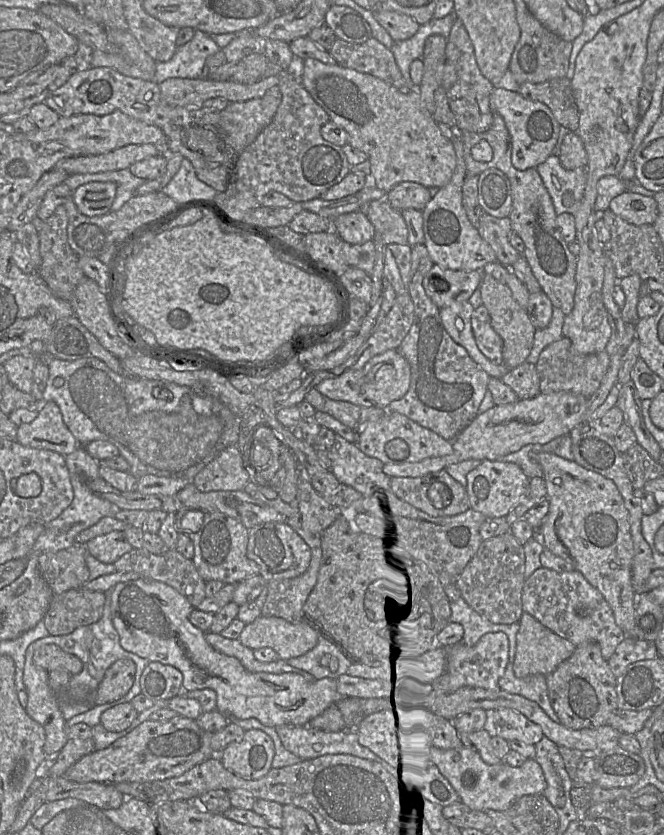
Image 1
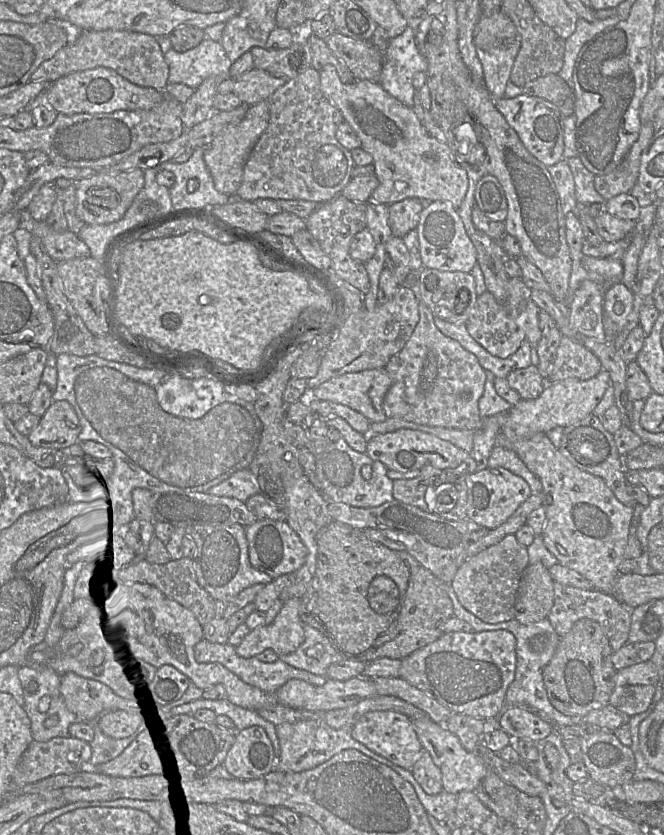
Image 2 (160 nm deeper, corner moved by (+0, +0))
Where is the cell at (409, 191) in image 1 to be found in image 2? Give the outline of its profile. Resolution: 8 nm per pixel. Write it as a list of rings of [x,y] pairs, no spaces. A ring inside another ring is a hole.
[[[406,198],[388,205],[388,209],[389,226],[393,236],[403,238],[417,228],[423,207],[420,199]]]

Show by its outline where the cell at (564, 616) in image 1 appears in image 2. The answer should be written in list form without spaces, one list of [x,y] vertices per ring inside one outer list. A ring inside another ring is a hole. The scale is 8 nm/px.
[[[554,583],[554,603],[547,619],[559,637],[567,634],[573,625],[581,619],[590,619],[598,623],[605,633],[613,652],[628,642],[631,625],[631,610],[611,594],[597,589],[584,590],[560,583]]]

